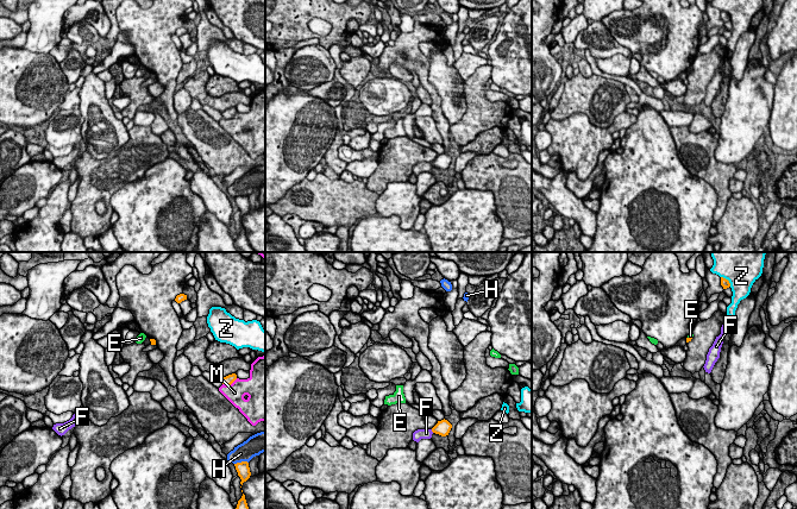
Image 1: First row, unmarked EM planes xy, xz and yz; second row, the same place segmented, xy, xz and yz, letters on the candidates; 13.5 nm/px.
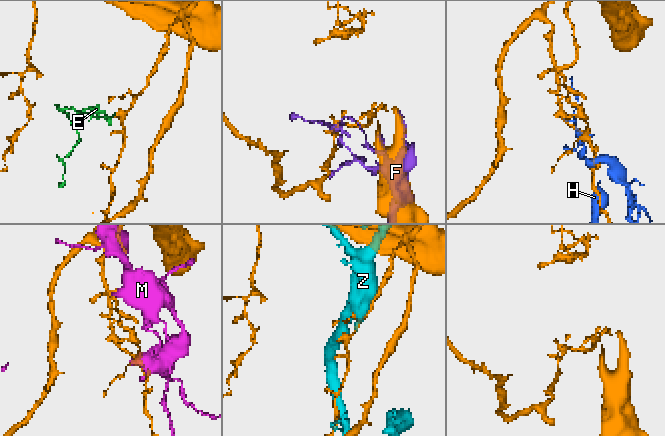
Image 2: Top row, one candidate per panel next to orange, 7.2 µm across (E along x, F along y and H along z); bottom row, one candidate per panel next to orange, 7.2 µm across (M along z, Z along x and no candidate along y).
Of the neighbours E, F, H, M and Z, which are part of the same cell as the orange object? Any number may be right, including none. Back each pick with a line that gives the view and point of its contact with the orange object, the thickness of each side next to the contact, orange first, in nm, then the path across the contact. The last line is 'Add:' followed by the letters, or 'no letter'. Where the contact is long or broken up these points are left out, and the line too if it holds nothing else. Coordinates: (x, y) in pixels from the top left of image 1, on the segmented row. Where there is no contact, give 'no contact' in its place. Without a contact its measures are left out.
Add: no letter

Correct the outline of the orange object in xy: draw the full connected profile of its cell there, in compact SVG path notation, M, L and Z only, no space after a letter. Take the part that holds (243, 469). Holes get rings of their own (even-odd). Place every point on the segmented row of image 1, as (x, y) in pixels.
M241 461L241 463L234 464L234 466L236 466L236 470L238 472L238 476L241 479L240 484L243 485L243 483L246 482L251 476L249 463Z

